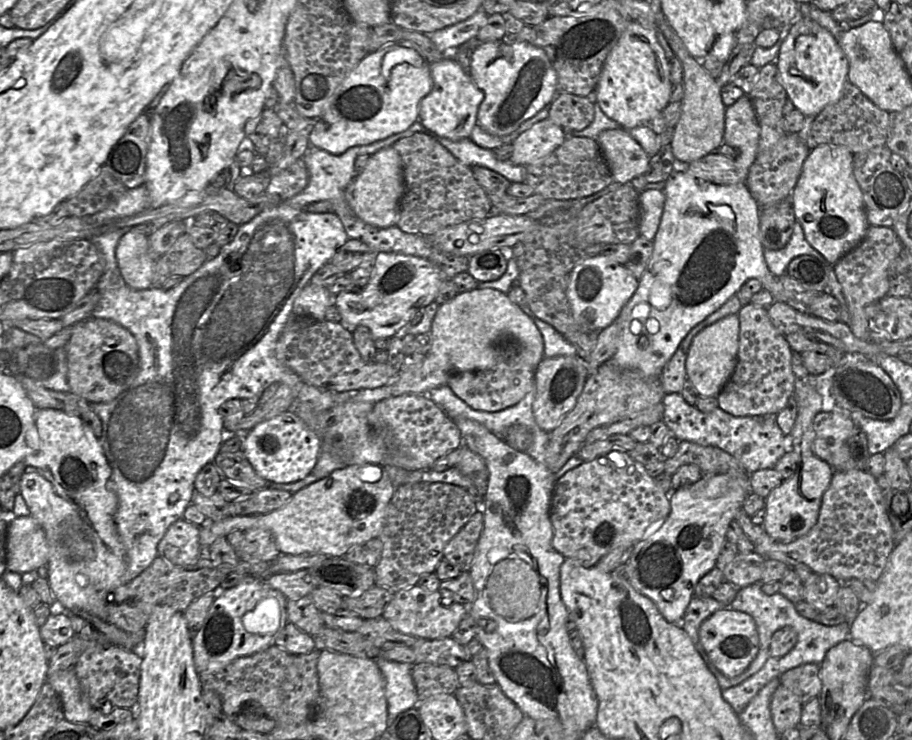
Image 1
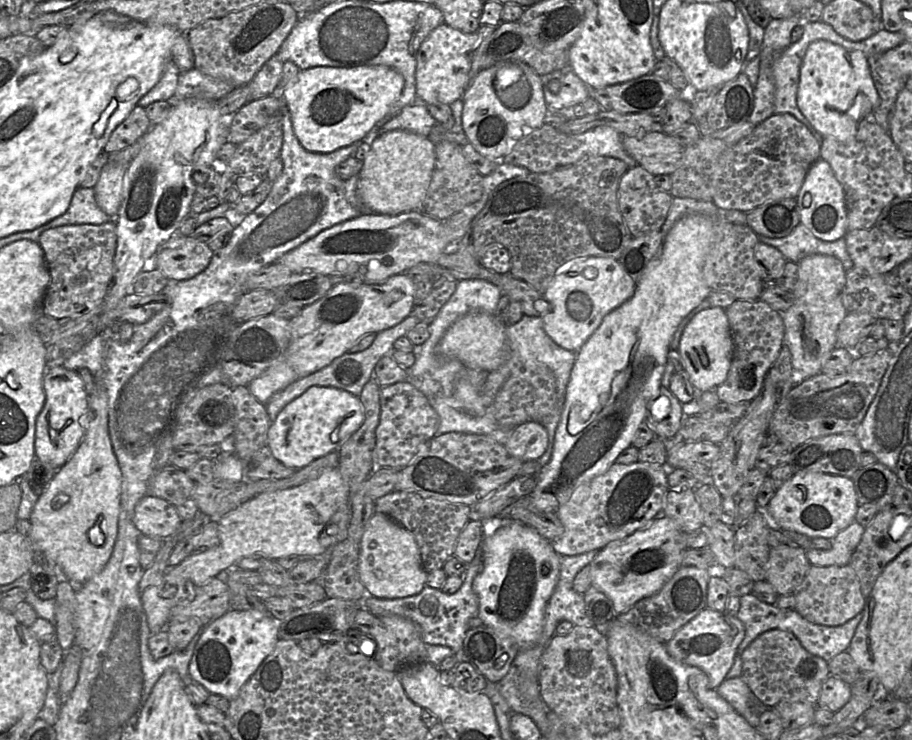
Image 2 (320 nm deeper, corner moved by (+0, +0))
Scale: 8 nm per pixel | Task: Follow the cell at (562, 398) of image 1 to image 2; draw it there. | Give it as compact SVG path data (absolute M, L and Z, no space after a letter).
M525 422L511 429L504 447L511 456L523 462L537 461L548 447L547 430L539 422Z

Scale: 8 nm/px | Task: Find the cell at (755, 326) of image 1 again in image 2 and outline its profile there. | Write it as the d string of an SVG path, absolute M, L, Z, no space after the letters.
M735 300L725 309L729 322L733 356L726 380L716 388L720 402L750 403L761 392L764 379L785 344L782 315L762 300Z

